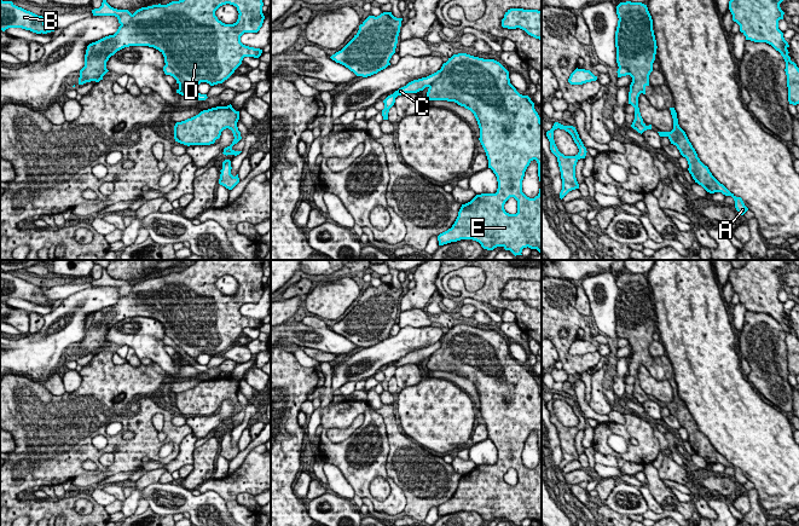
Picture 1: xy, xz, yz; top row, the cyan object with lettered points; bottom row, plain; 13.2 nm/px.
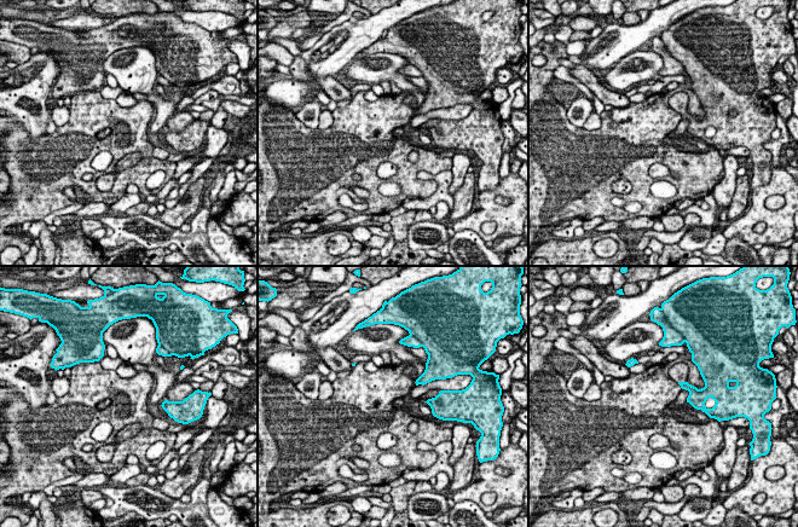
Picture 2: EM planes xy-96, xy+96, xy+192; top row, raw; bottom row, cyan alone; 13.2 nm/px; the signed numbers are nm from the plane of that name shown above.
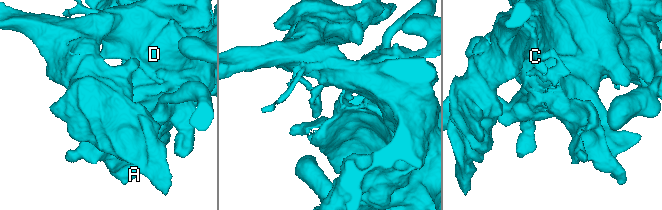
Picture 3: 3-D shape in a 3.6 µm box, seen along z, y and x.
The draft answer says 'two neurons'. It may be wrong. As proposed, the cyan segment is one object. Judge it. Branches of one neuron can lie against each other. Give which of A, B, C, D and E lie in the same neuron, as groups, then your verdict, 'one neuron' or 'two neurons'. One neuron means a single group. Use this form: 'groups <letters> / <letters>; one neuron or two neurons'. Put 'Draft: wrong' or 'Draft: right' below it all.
groups A B D E / C; two neurons
Draft: right

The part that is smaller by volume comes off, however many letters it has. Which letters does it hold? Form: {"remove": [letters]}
{"remove": ["C"]}

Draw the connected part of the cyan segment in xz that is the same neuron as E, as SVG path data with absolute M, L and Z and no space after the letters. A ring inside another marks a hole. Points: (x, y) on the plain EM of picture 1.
M467 324L453 325L442 335L441 346L429 357L427 369L454 372L474 385L488 439L498 452L496 464L476 466L462 475L452 498L438 507L439 516L473 510L487 521L503 518L514 526L522 526L522 520L528 518L542 524L542 392L534 374L516 362L510 354L509 342L499 333ZM533 430L538 434L540 459L534 469L529 469L522 463L522 451ZM510 468L517 472L516 485L509 485L504 480Z

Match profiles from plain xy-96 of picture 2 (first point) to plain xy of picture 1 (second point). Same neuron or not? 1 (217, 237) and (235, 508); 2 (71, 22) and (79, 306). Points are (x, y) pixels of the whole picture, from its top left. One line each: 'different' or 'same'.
1: same
2: different

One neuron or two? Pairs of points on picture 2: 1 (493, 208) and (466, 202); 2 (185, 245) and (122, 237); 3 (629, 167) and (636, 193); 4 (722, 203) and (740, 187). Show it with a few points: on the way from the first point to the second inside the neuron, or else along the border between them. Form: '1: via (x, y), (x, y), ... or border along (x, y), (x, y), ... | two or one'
1: border along (470, 213), (456, 221) | two
2: via (169, 239), (148, 242), (138, 236) | one
3: via (635, 173), (636, 187) | one
4: border along (738, 177), (735, 191), (727, 209) | two

